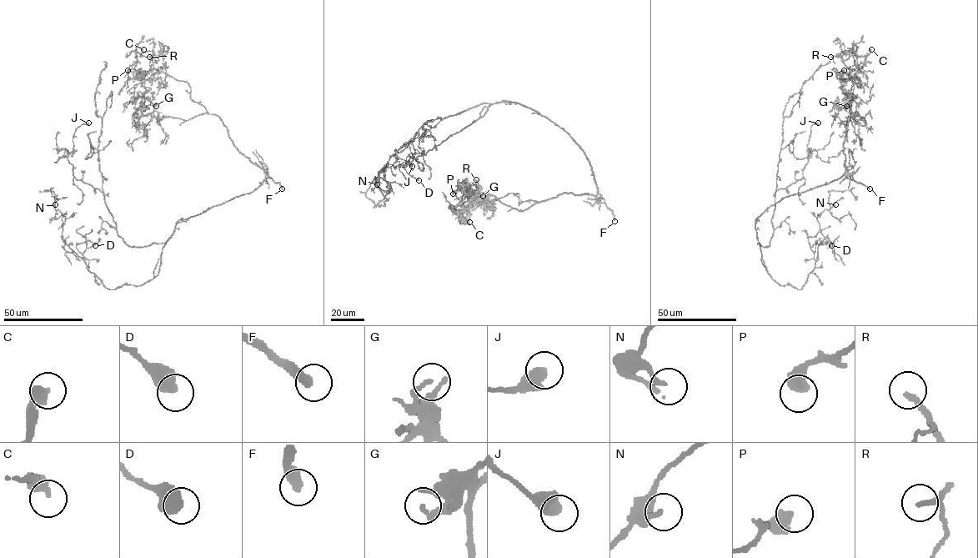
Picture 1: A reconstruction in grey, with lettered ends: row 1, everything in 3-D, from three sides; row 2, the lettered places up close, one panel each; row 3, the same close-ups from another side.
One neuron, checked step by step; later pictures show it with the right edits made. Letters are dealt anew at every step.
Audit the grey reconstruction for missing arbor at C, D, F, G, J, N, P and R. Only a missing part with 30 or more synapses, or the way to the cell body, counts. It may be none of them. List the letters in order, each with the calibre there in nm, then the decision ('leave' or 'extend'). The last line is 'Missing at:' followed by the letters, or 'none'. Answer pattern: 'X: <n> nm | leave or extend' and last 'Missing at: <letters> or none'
C: 400 nm | leave
D: 700 nm | leave
F: 360 nm | extend
G: 160 nm | leave
J: 460 nm | leave
N: 170 nm | leave
P: 550 nm | leave
R: 200 nm | extend
Missing at: F, R

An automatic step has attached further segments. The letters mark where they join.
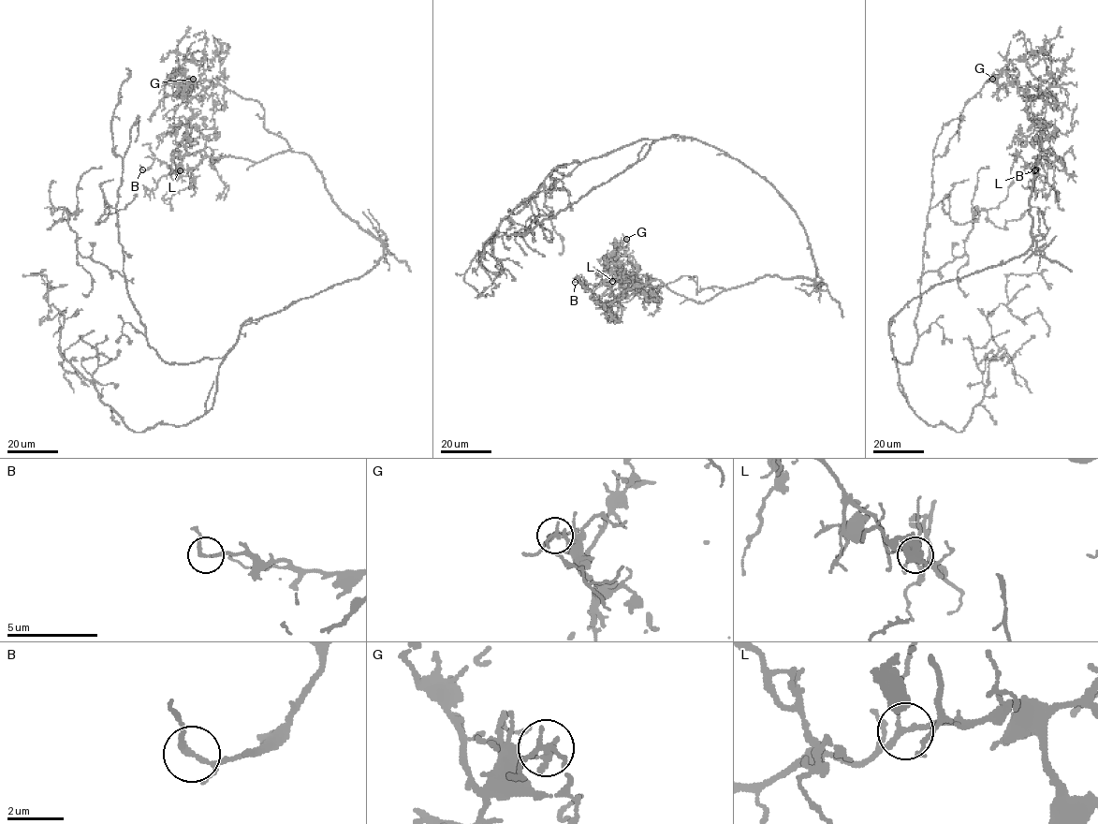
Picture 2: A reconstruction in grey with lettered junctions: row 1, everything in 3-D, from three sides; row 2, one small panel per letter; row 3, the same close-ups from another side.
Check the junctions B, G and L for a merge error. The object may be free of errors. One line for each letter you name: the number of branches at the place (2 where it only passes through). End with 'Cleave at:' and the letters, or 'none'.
Cleave at: none

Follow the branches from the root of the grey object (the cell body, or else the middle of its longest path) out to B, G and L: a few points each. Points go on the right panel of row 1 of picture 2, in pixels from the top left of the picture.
B: (914, 299), (1029, 249), (1038, 157), (1044, 151), (1057, 156), (1052, 162), (1035, 156), (1035, 169)
G: (914, 299), (1033, 242), (1029, 198), (1047, 125), (1029, 100), (1041, 84), (992, 79)
L: (914, 299), (1029, 249), (1038, 157), (1044, 151), (1057, 156), (1052, 162), (1035, 156), (1040, 160), (1034, 170)

